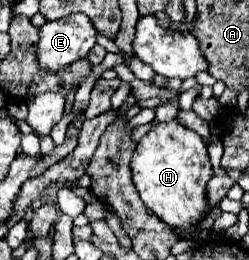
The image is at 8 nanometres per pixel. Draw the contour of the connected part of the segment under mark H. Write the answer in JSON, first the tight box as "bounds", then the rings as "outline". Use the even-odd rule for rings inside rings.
{"bounds":[132,121,214,227],"outline":[[[178,121],[170,123],[152,123],[152,131],[148,131],[132,155],[132,175],[134,185],[140,193],[144,205],[166,225],[170,227],[190,227],[198,221],[206,219],[208,199],[206,199],[206,183],[214,175],[206,145],[200,135],[186,129]]]}

